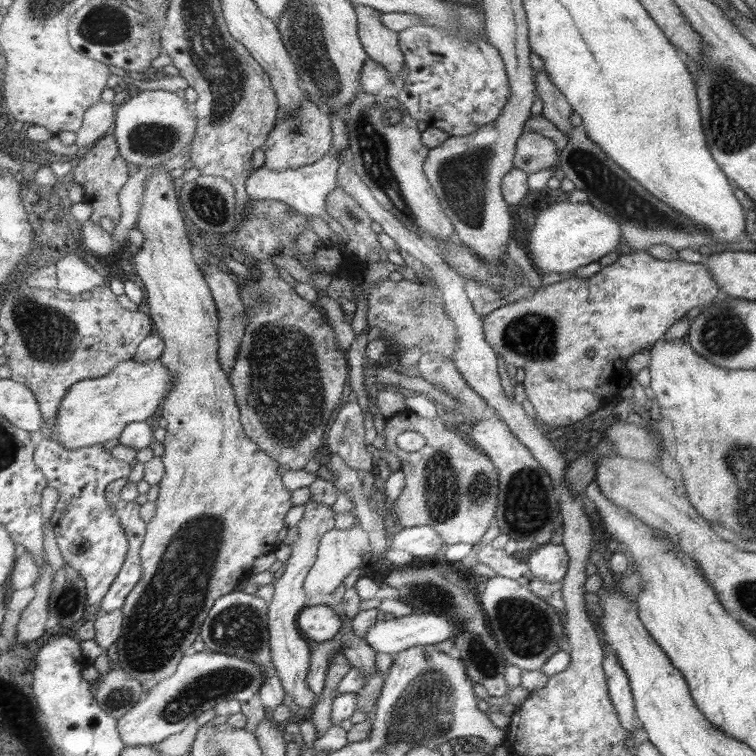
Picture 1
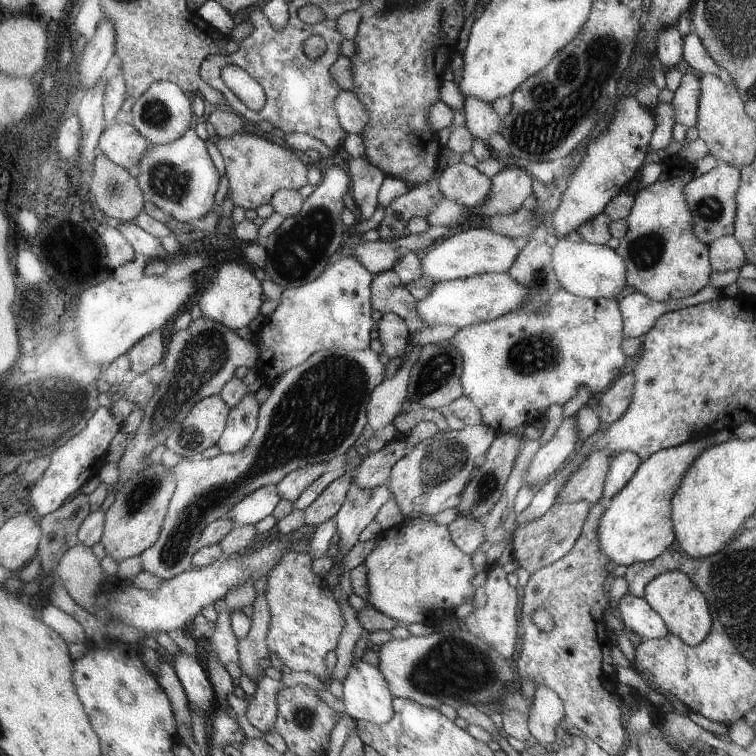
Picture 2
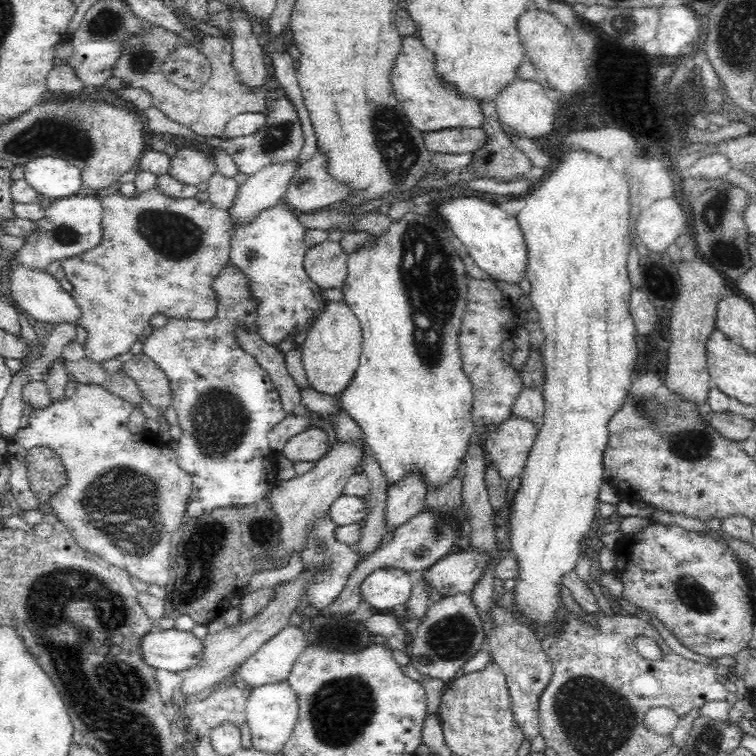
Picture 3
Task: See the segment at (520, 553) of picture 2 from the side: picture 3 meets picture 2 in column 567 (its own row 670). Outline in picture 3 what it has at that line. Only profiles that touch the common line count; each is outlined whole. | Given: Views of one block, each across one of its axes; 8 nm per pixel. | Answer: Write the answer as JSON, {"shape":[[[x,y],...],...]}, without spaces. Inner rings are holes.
{"shape":[[[494,602],[492,604],[492,620],[494,620],[494,630],[490,634],[492,636],[490,638],[490,654],[492,654],[494,662],[504,670],[516,726],[522,728],[524,740],[532,742],[536,736],[540,736],[538,702],[540,702],[540,694],[542,694],[544,686],[552,678],[552,666],[548,664],[546,654],[542,654],[542,646],[540,646],[540,638],[538,638],[536,628],[532,628],[532,624],[524,622],[524,618],[520,614],[516,616],[512,608],[508,608],[508,610],[498,608]]]}

